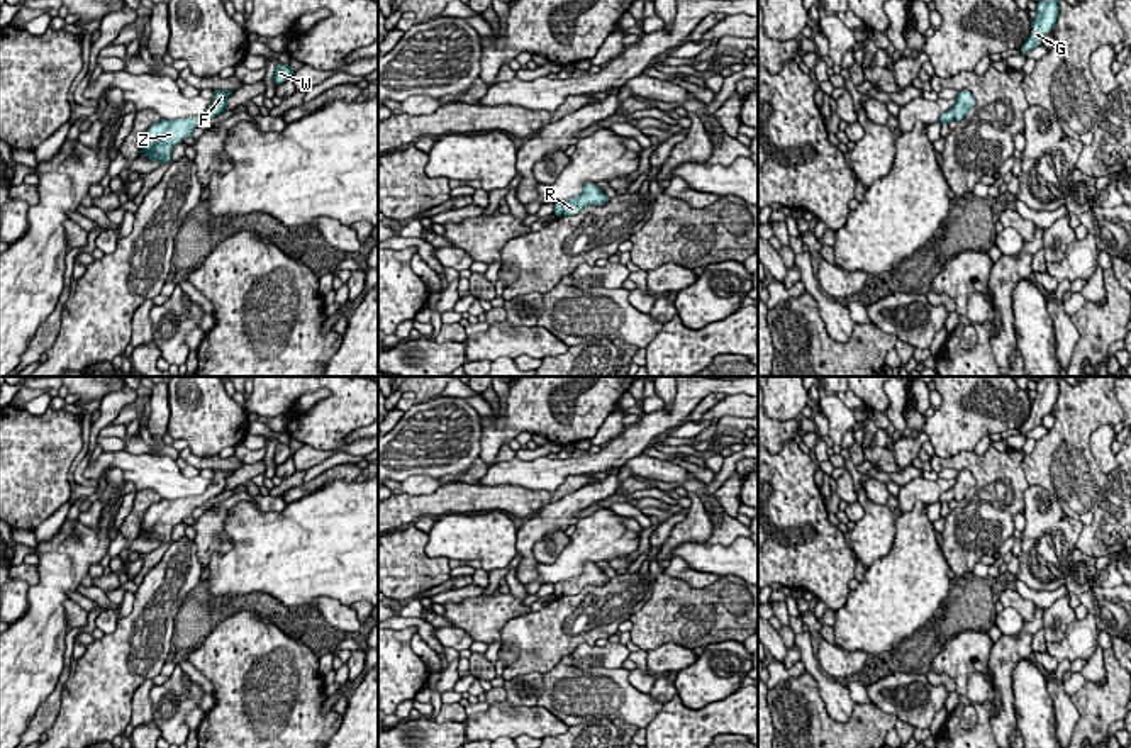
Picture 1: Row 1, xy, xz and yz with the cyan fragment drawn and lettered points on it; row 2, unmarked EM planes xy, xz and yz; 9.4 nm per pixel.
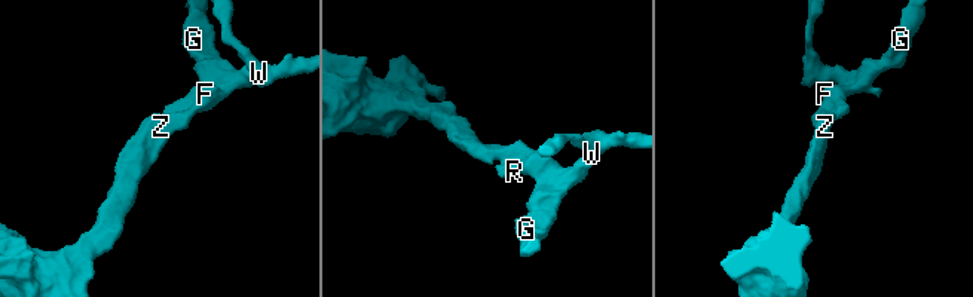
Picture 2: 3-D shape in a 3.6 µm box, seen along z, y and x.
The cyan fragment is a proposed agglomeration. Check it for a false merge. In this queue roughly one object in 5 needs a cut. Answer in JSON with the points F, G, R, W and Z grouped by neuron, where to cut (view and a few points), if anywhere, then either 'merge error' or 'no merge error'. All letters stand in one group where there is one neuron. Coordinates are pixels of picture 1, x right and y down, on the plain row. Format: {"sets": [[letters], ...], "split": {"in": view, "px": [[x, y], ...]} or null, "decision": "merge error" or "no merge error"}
{"sets": [["F", "G", "R", "W", "Z"]], "split": null, "decision": "no merge error"}

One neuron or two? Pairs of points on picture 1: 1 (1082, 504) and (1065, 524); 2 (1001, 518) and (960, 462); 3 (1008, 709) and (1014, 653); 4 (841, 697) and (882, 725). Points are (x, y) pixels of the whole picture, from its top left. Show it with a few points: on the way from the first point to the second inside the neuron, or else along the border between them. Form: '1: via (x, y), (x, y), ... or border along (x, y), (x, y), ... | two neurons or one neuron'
1: border along (1045, 487), (1058, 506), (1082, 524) | two neurons
2: via (996, 501), (996, 487), (977, 468) | one neuron
3: via (1006, 696), (1004, 667) | one neuron
4: border along (819, 687), (828, 714), (846, 723) | two neurons

